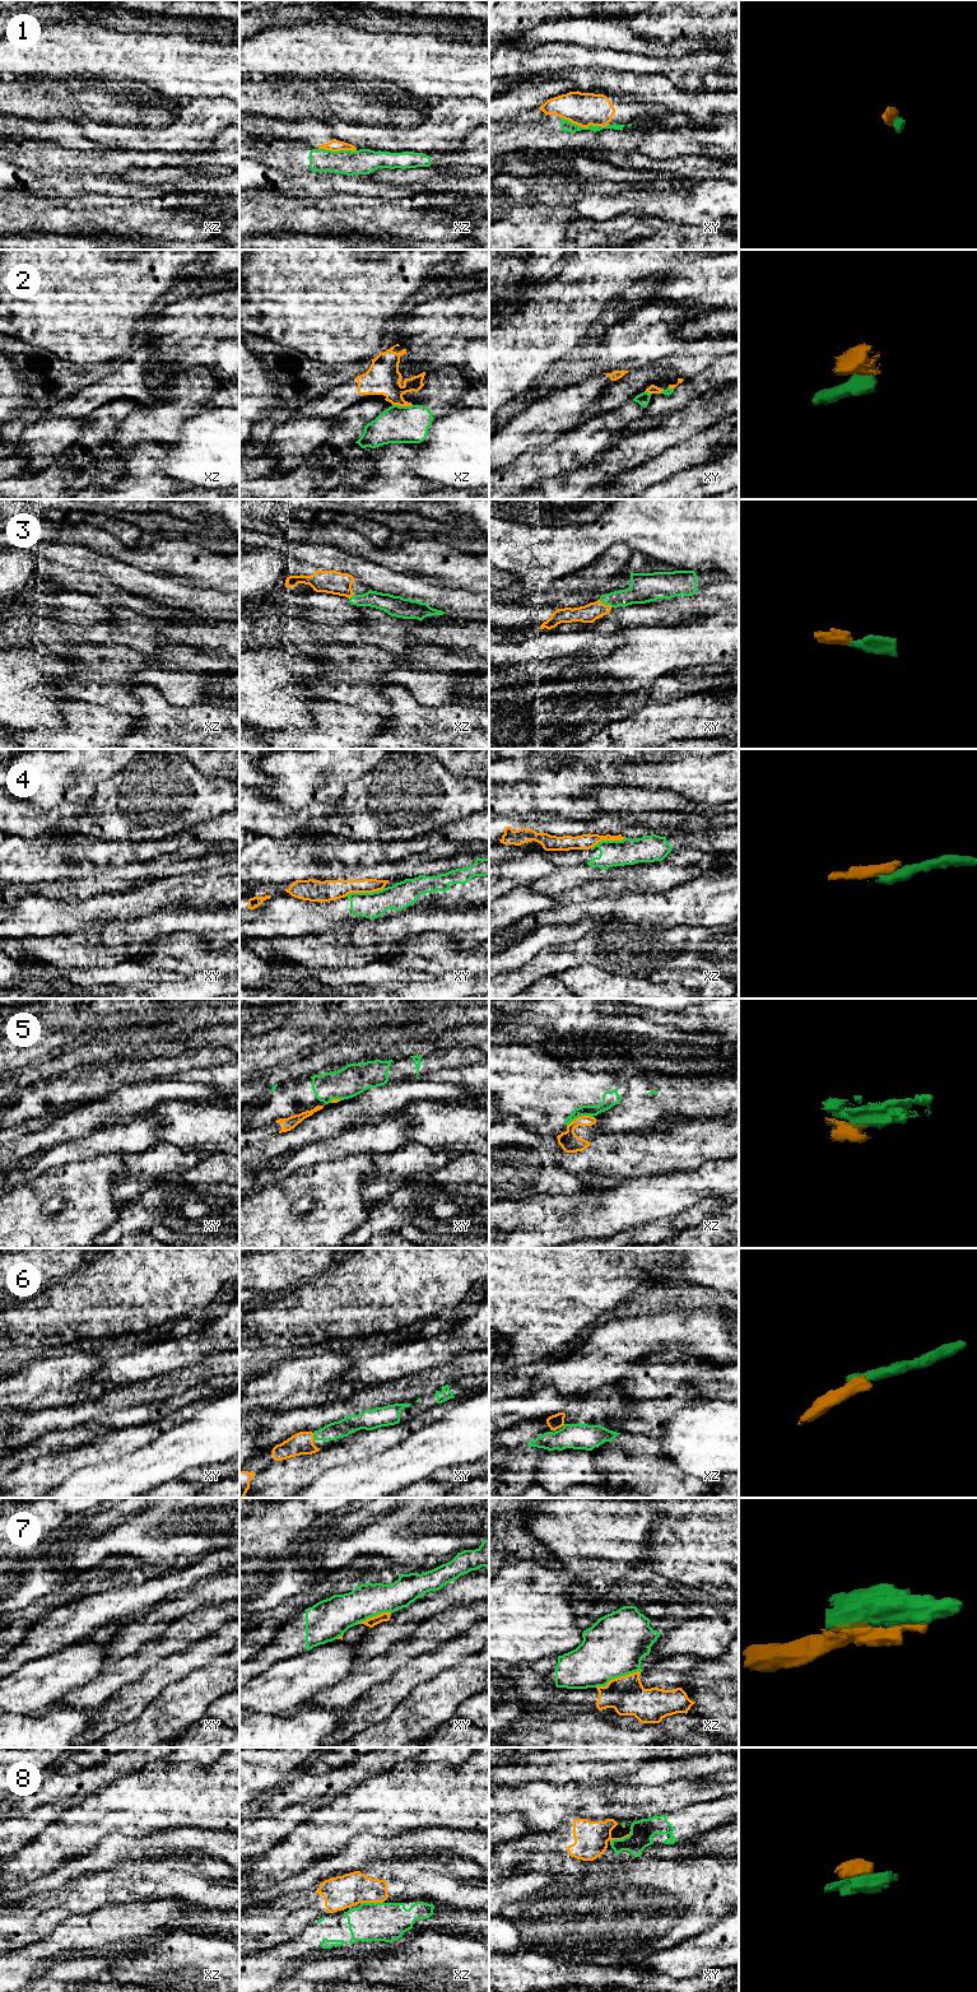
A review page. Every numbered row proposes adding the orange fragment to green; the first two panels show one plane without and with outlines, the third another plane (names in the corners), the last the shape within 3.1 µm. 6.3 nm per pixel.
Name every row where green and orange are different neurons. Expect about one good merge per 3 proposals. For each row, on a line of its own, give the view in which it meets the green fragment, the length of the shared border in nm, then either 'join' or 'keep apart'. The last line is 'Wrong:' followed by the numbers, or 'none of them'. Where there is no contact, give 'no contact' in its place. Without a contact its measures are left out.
1: xy | 300 nm | keep apart
2: xz | 130 nm | keep apart
3: xy | 100 nm | join
4: xy | 280 nm | keep apart
5: xz | 180 nm | keep apart
6: xy | 40 nm | join
7: xz | 300 nm | keep apart
8: xy | 160 nm | keep apart
Wrong: 1, 2, 4, 5, 7, 8

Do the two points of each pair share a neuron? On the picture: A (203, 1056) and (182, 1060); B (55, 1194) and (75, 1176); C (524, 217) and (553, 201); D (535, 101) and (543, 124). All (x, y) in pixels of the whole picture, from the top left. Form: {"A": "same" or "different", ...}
{"A": "same", "B": "same", "C": "different", "D": "different"}

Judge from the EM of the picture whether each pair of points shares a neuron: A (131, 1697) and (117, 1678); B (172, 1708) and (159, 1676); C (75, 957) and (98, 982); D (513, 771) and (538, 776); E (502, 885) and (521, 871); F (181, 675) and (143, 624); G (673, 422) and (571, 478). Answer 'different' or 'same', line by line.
A: different
B: different
C: different
D: different
E: same
F: same
G: same

